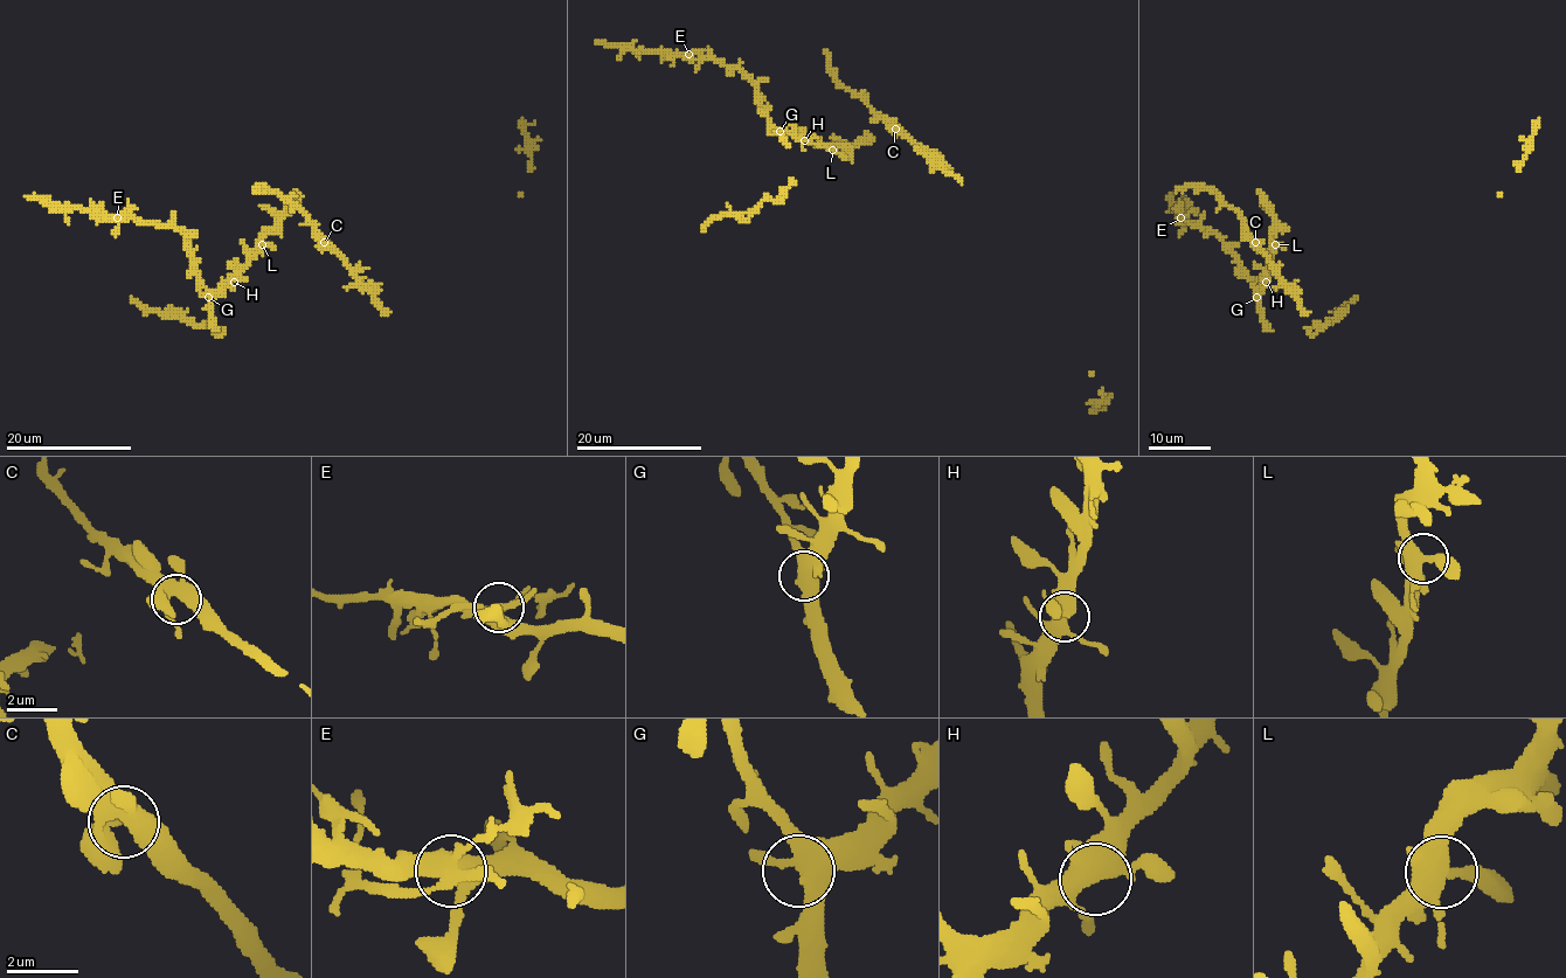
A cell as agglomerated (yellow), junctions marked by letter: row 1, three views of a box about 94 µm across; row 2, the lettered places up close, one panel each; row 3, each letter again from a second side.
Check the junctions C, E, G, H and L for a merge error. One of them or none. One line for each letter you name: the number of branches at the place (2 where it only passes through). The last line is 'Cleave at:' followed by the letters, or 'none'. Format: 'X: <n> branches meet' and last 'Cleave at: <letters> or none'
E: 5 branches meet
Cleave at: E

